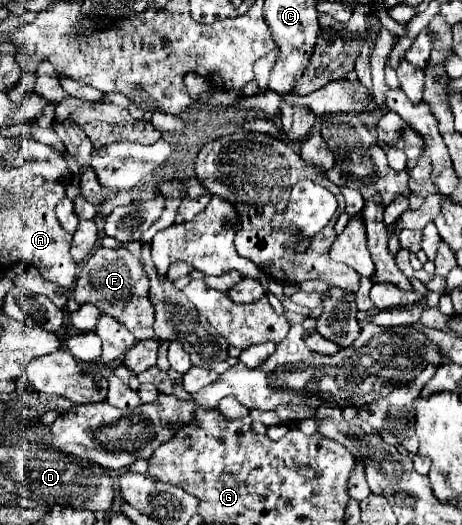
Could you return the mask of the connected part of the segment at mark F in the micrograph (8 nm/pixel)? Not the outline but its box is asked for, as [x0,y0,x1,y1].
[74,247,154,339]

